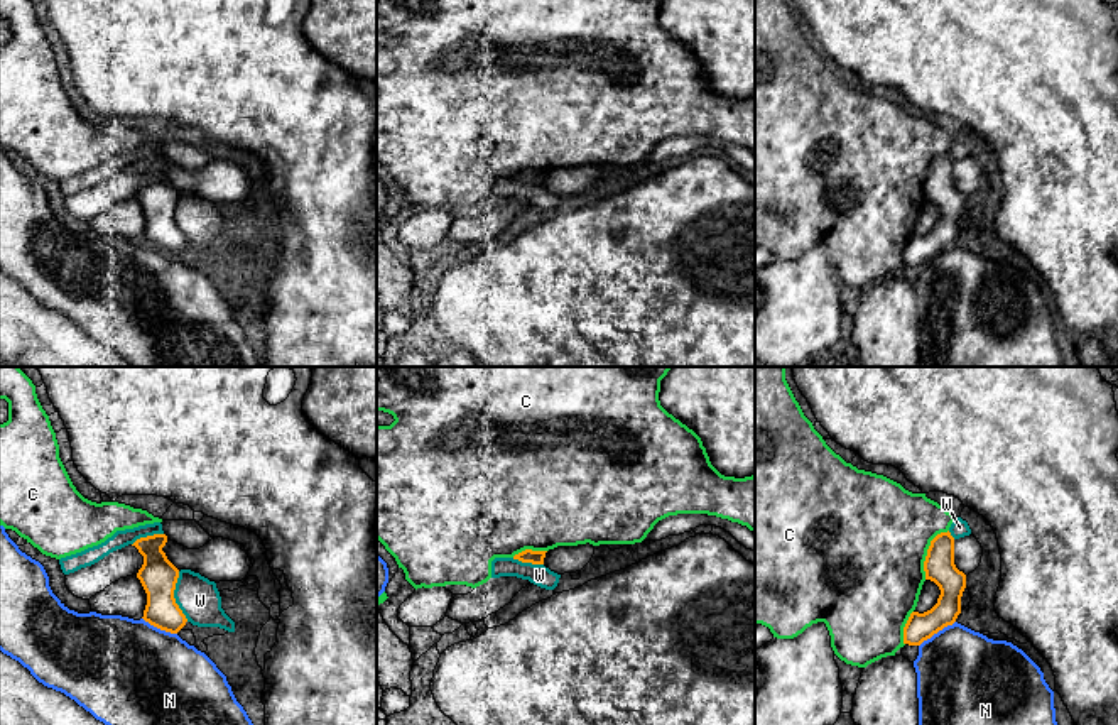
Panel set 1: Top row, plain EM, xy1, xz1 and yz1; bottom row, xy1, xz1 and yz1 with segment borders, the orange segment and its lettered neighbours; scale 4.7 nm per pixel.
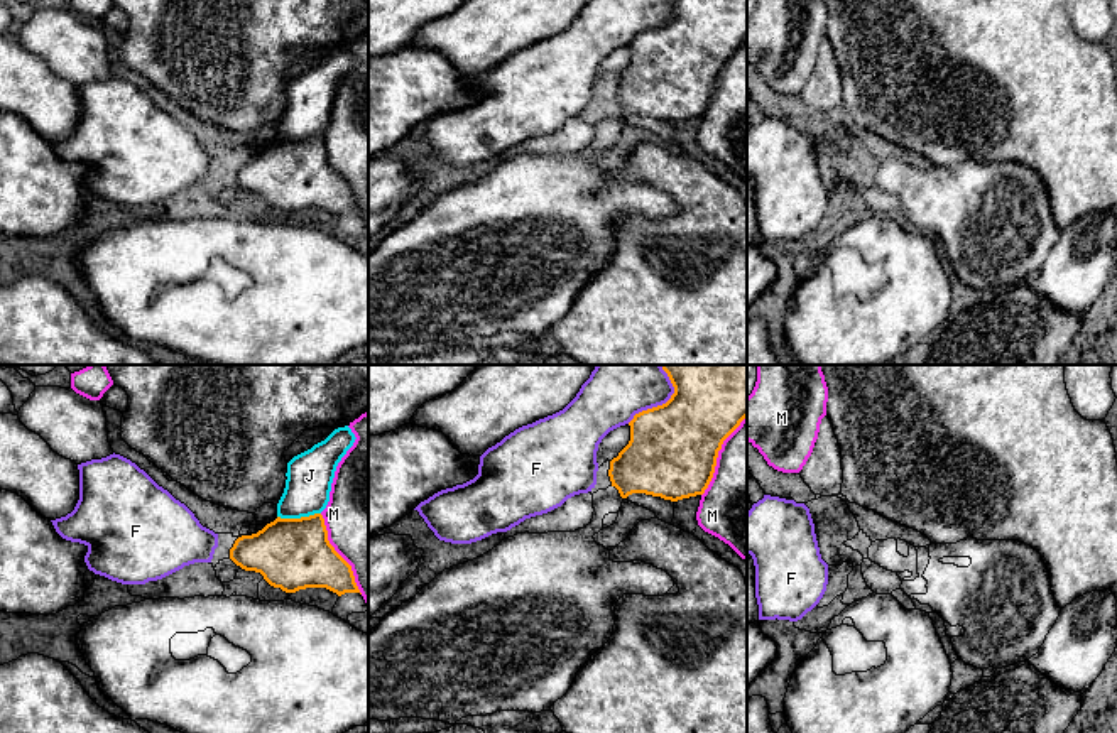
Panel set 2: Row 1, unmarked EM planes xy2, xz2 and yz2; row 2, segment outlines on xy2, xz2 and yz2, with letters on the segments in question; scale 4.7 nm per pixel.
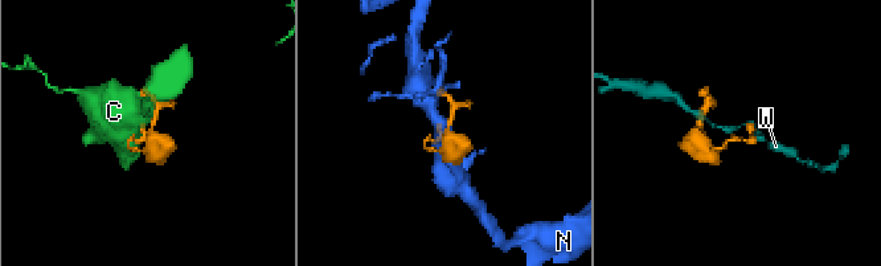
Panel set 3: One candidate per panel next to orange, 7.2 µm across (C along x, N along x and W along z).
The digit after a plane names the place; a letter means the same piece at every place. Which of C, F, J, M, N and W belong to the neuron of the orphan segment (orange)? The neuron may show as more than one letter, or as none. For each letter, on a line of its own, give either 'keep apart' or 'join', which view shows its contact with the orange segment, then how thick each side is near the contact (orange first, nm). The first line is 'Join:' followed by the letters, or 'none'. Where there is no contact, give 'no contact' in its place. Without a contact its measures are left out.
Join: none
C: keep apart; meets orange in yz1; 150 nm thick on the orange side, 500 nm on the other
F: keep apart; meets orange in xz2; 420 nm thick on the orange side, 320 nm on the other
J: keep apart; meets orange in xy2; 340 nm thick on the orange side, 220 nm on the other
M: keep apart; meets orange in xy2; 340 nm thick on the orange side, 400 nm on the other
N: keep apart; meets orange in yz1; 140 nm thick on the orange side, 440 nm on the other
W: keep apart; meets orange in xy1; 180 nm thick on the orange side, 200 nm on the other

